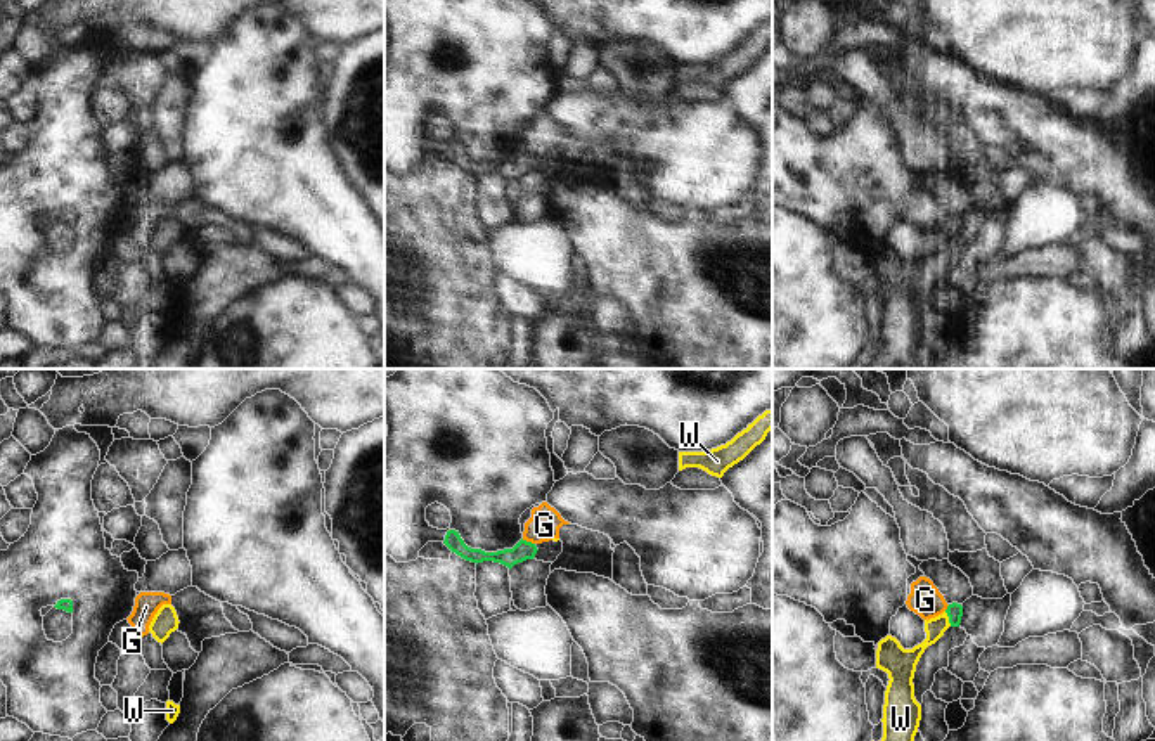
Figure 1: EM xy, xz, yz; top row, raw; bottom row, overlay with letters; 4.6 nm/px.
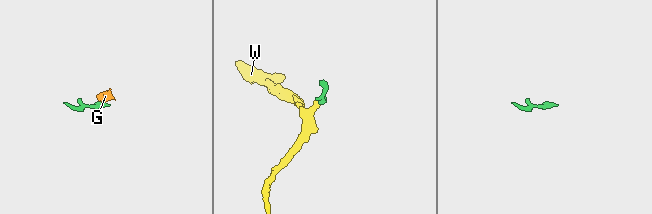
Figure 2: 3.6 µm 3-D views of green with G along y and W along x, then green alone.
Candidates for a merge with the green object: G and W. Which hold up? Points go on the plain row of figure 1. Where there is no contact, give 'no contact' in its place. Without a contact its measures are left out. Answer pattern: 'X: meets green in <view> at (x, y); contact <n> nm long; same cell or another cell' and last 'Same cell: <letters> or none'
G: meets green in xz at (529, 154); contact 70 nm long; another cell
W: meets green in yz at (949, 231); contact 80 nm long; same cell
Same cell: W

